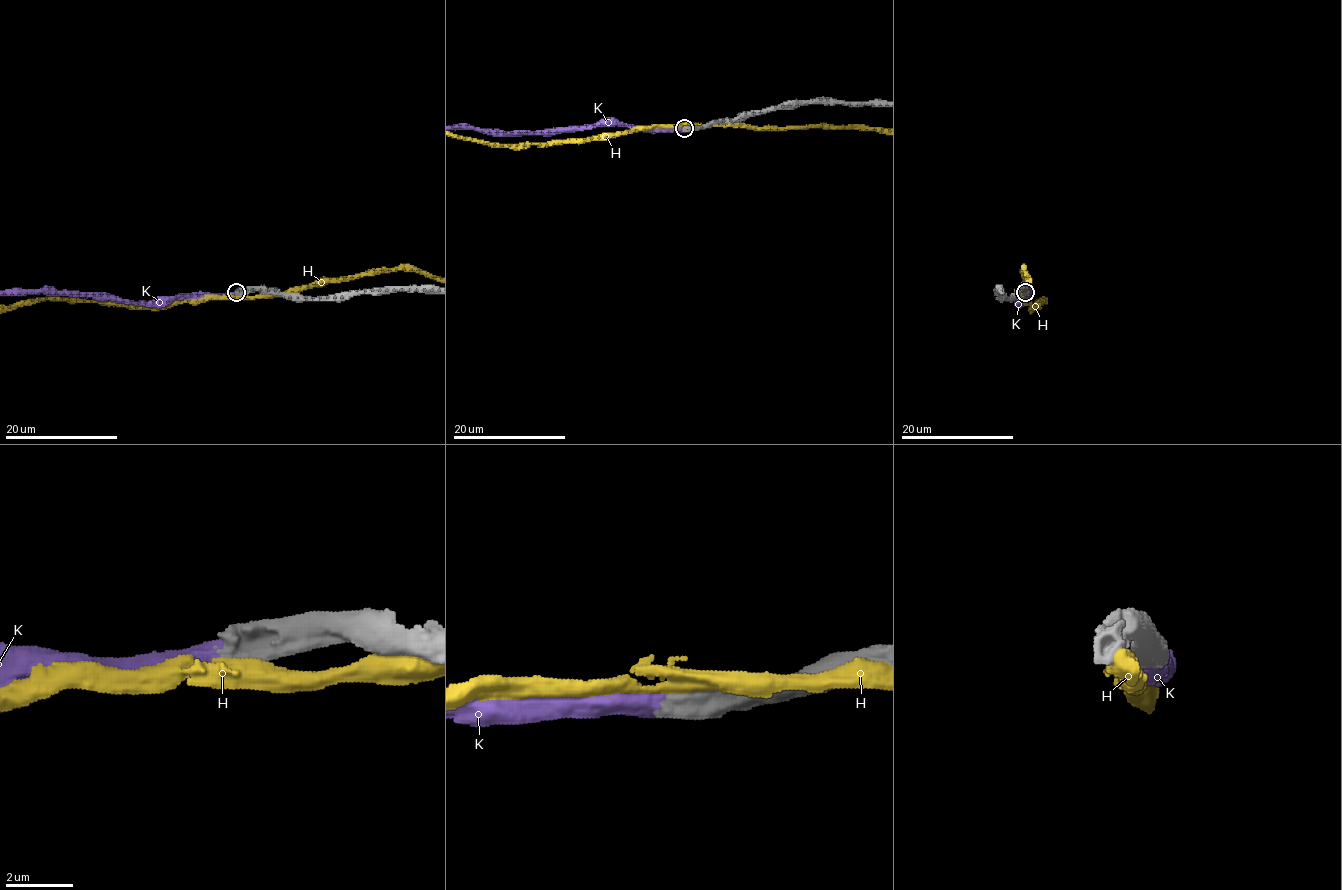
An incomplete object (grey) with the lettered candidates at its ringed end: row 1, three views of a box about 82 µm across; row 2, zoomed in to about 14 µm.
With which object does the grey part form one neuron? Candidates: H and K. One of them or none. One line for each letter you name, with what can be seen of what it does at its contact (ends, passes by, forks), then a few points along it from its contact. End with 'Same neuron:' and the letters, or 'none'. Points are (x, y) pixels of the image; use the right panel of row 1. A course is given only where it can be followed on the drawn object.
K: it ends there
Same neuron: K

